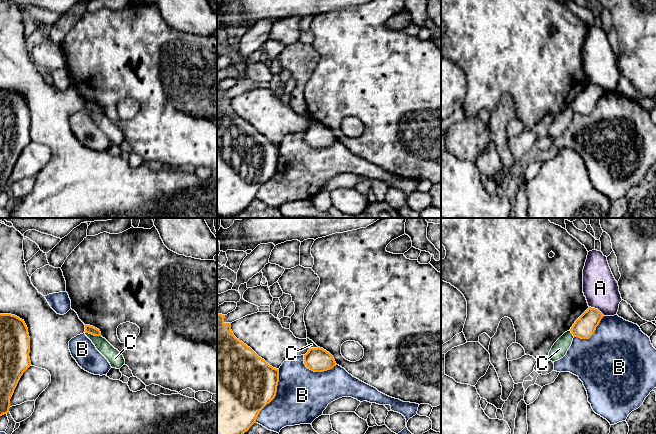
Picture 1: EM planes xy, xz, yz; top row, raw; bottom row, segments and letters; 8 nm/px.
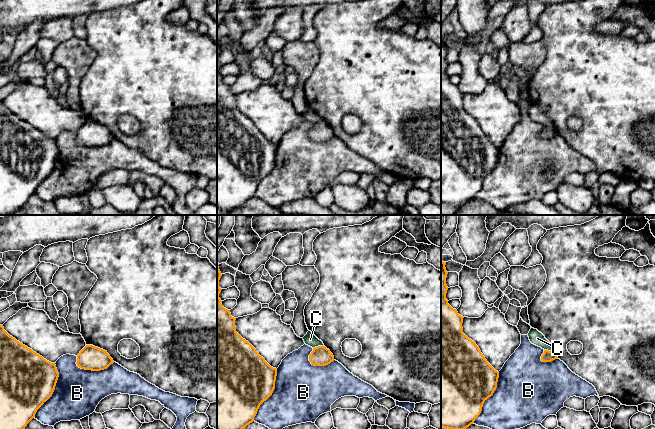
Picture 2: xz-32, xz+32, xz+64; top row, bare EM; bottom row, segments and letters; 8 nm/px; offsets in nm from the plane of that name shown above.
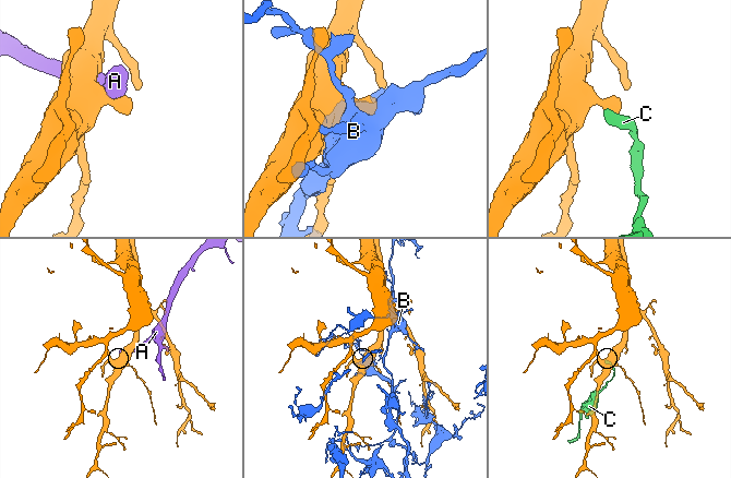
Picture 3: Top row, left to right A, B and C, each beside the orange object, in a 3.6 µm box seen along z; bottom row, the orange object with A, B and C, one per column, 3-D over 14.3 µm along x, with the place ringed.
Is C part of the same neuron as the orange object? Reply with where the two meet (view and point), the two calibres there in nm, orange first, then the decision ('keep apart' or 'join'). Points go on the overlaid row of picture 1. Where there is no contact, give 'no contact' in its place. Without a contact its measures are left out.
contact xy (93, 334); calibres 70 and 120 nm; keep apart

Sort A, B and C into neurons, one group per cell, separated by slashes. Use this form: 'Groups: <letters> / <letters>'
Groups: A / B / C

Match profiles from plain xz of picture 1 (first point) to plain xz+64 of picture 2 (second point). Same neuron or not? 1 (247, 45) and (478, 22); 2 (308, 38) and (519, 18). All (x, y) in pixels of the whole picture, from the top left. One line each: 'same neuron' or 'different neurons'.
1: different neurons
2: different neurons

